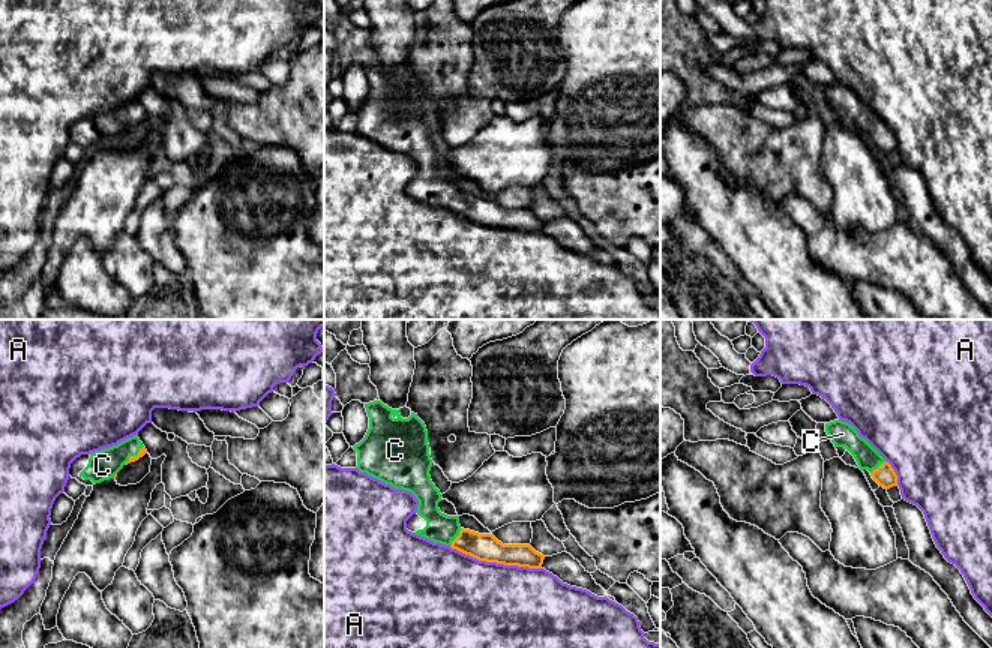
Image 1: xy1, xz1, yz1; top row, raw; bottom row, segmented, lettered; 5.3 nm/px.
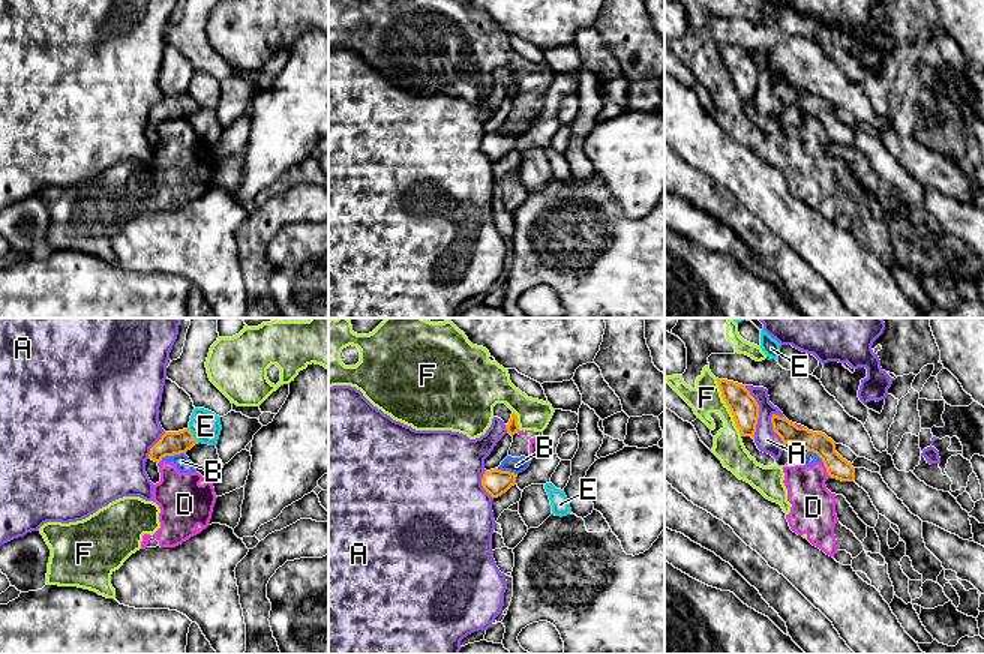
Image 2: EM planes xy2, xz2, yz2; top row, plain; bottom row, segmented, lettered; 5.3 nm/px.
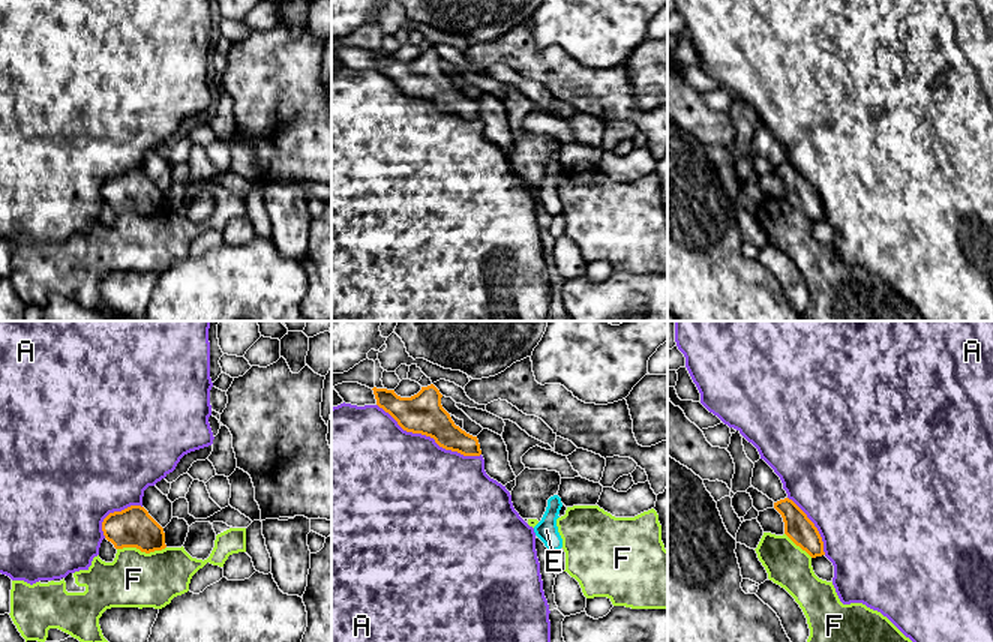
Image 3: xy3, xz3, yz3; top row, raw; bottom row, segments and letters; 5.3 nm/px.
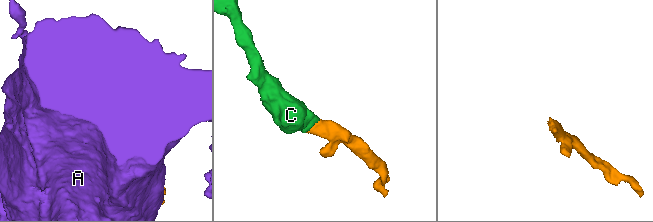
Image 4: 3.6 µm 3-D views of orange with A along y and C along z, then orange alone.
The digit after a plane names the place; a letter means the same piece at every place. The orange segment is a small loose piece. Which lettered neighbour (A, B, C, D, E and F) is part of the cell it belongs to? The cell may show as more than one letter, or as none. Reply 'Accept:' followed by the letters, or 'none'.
Accept: C

